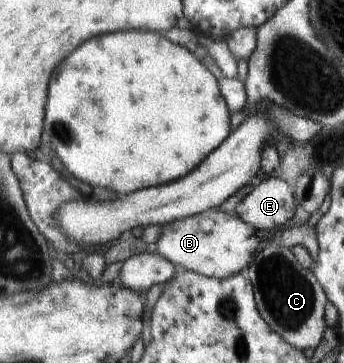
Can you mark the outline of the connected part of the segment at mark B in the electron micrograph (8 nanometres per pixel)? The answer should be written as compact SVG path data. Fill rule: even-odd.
M217 208L163 225L160 237L152 248L160 257L168 259L174 265L180 265L183 270L222 279L245 273L262 243L256 231L233 212L226 213Z

